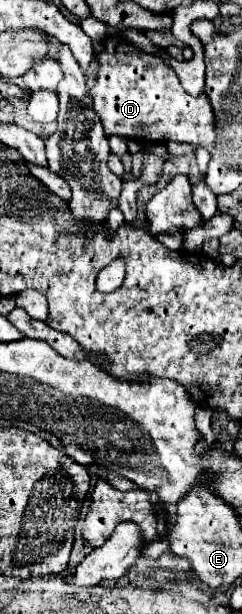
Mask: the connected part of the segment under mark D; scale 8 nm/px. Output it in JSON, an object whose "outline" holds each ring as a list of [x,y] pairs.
{"outline":[[[107,36],[99,54],[99,80],[91,88],[93,108],[101,116],[105,134],[145,142],[187,142],[195,148],[215,150],[215,114],[205,92],[191,96],[183,90],[177,72],[161,58],[141,54],[123,36]]]}

